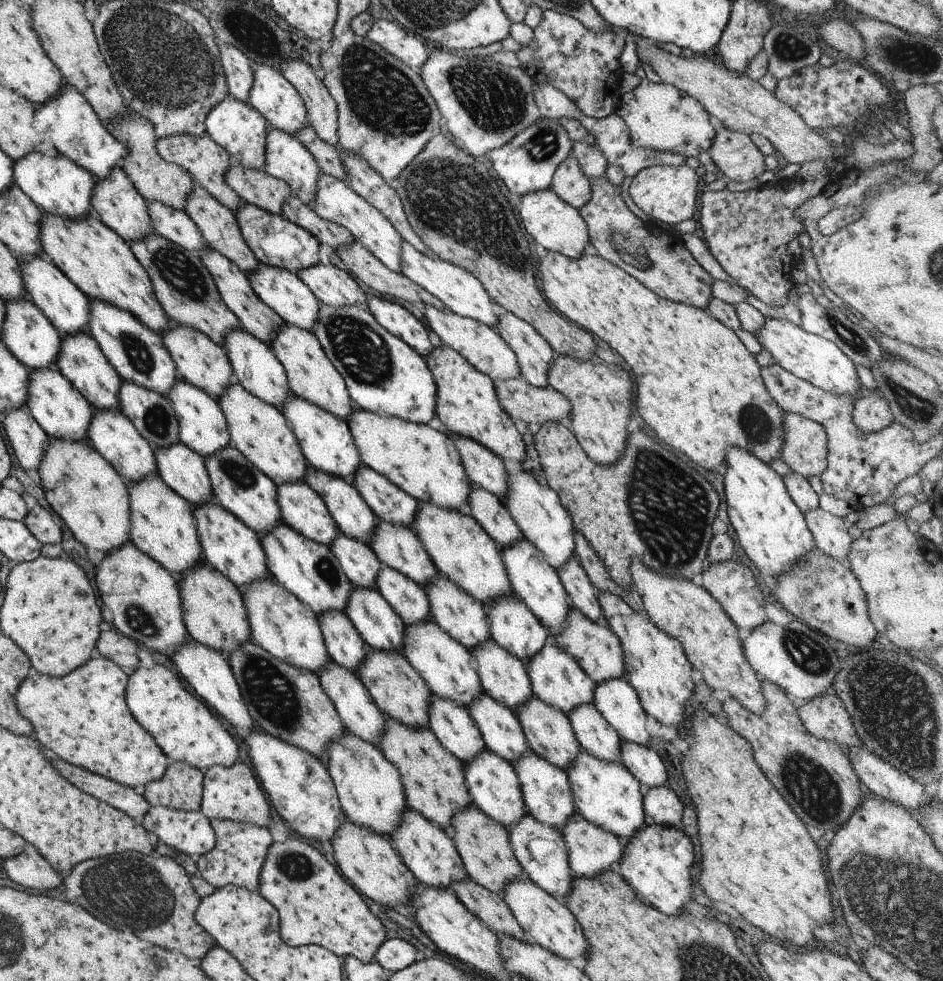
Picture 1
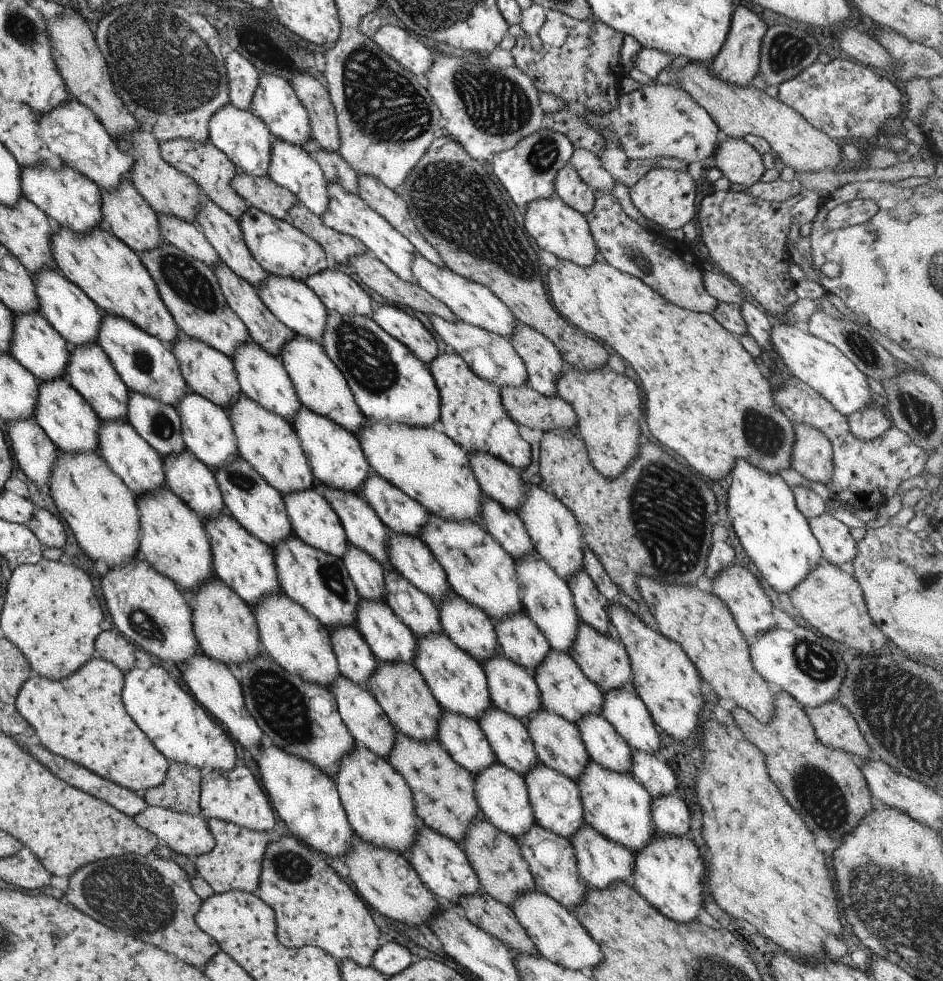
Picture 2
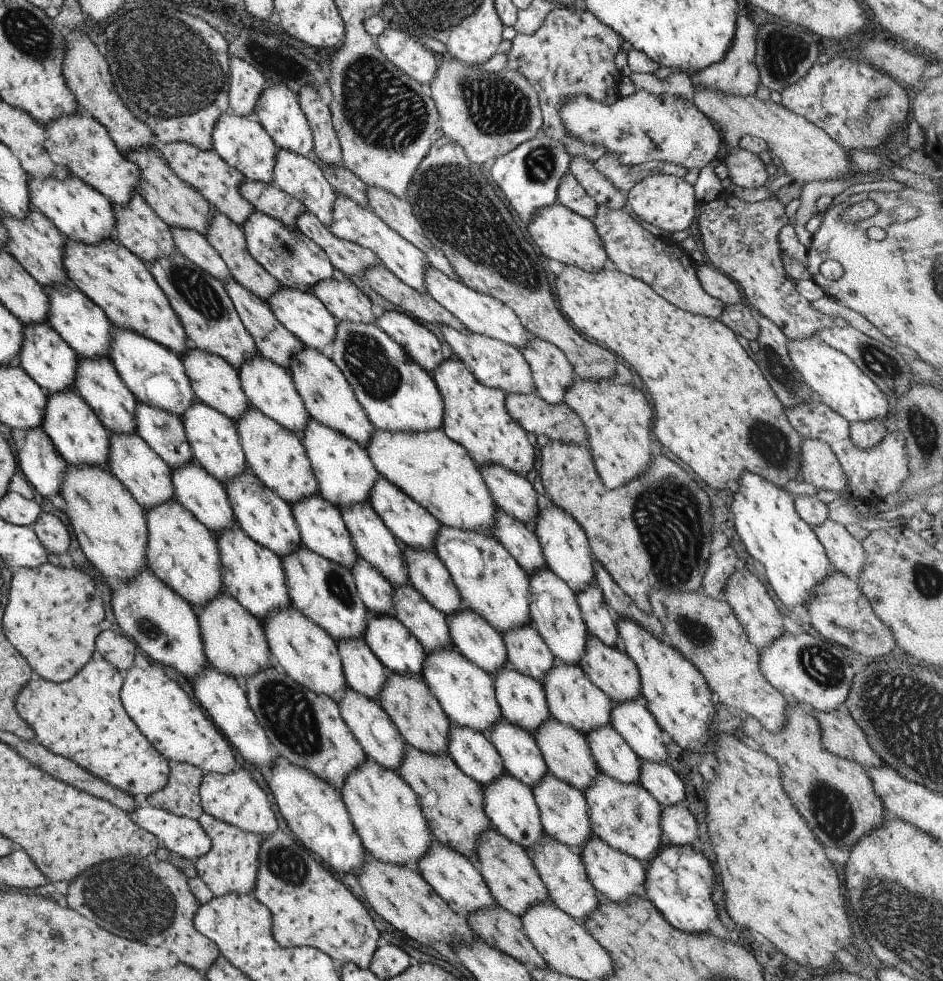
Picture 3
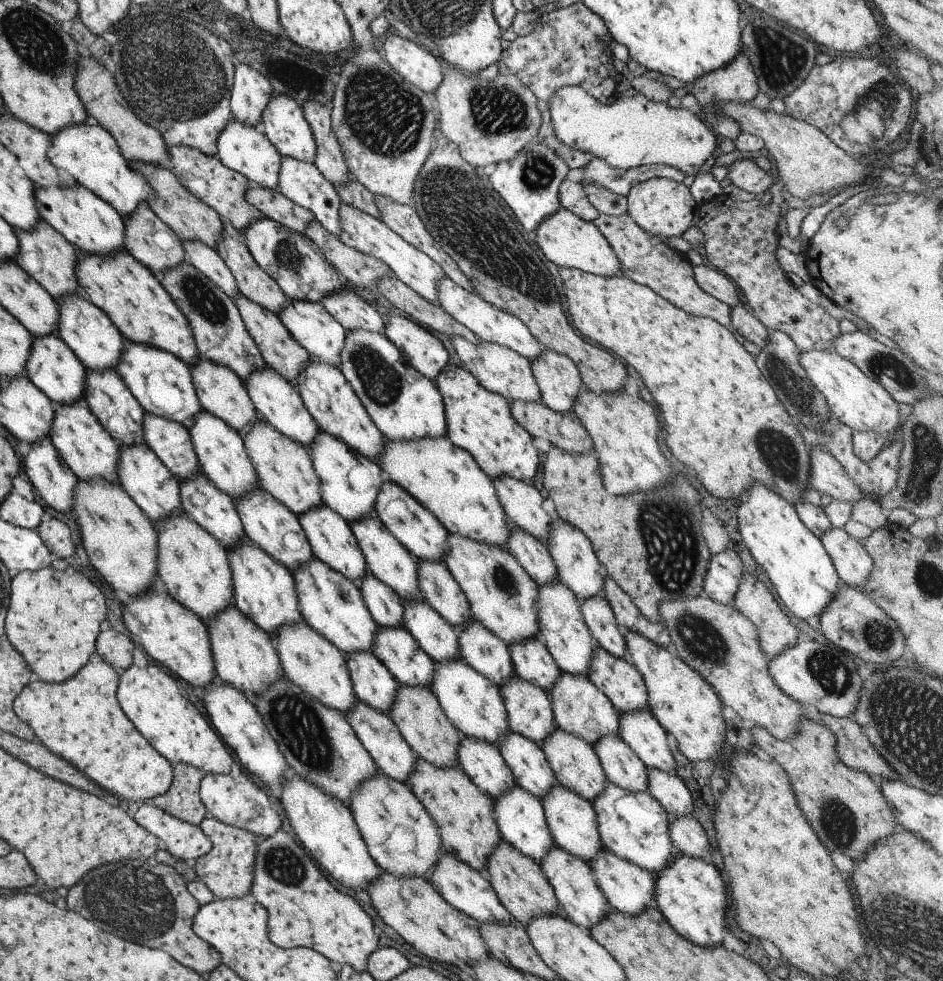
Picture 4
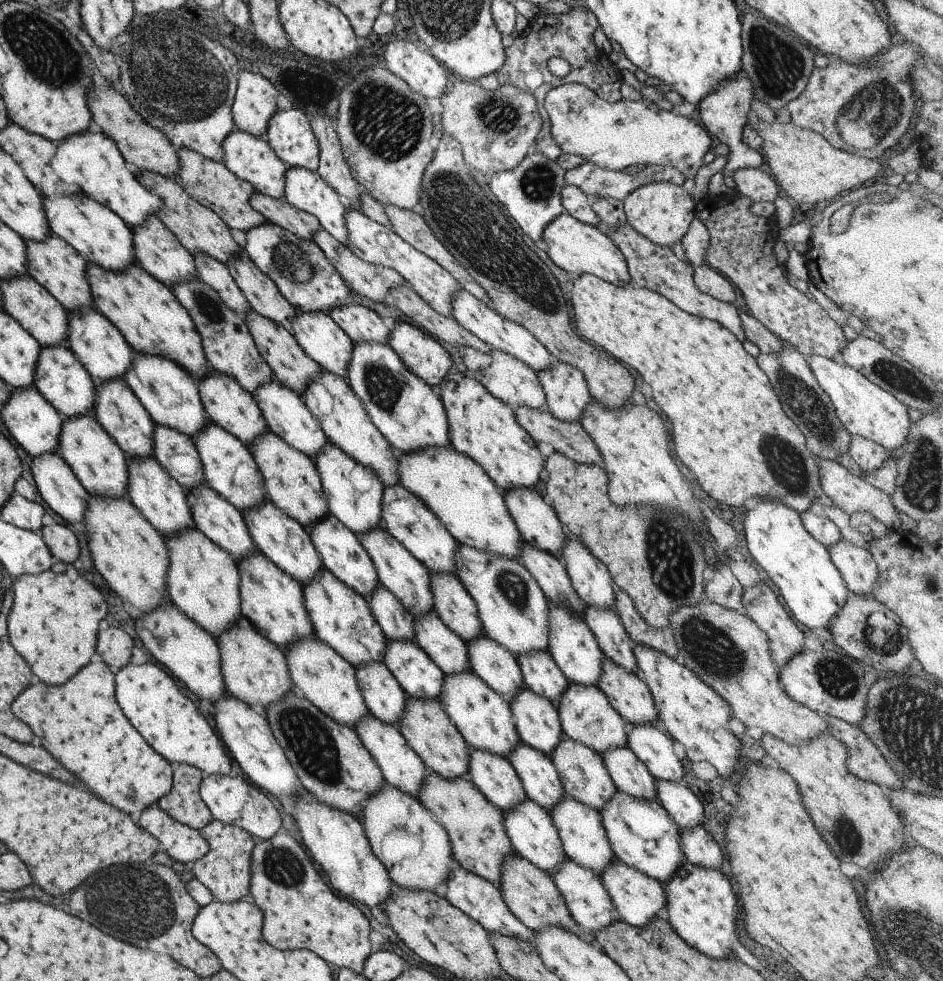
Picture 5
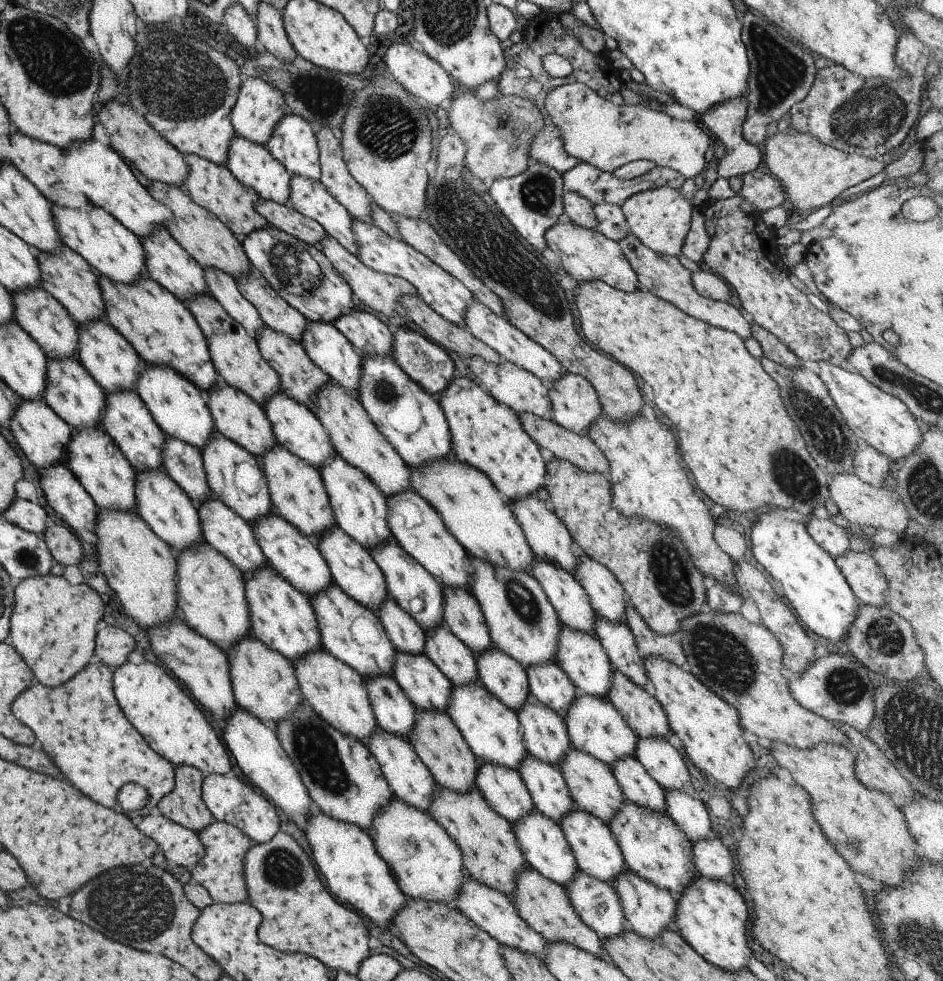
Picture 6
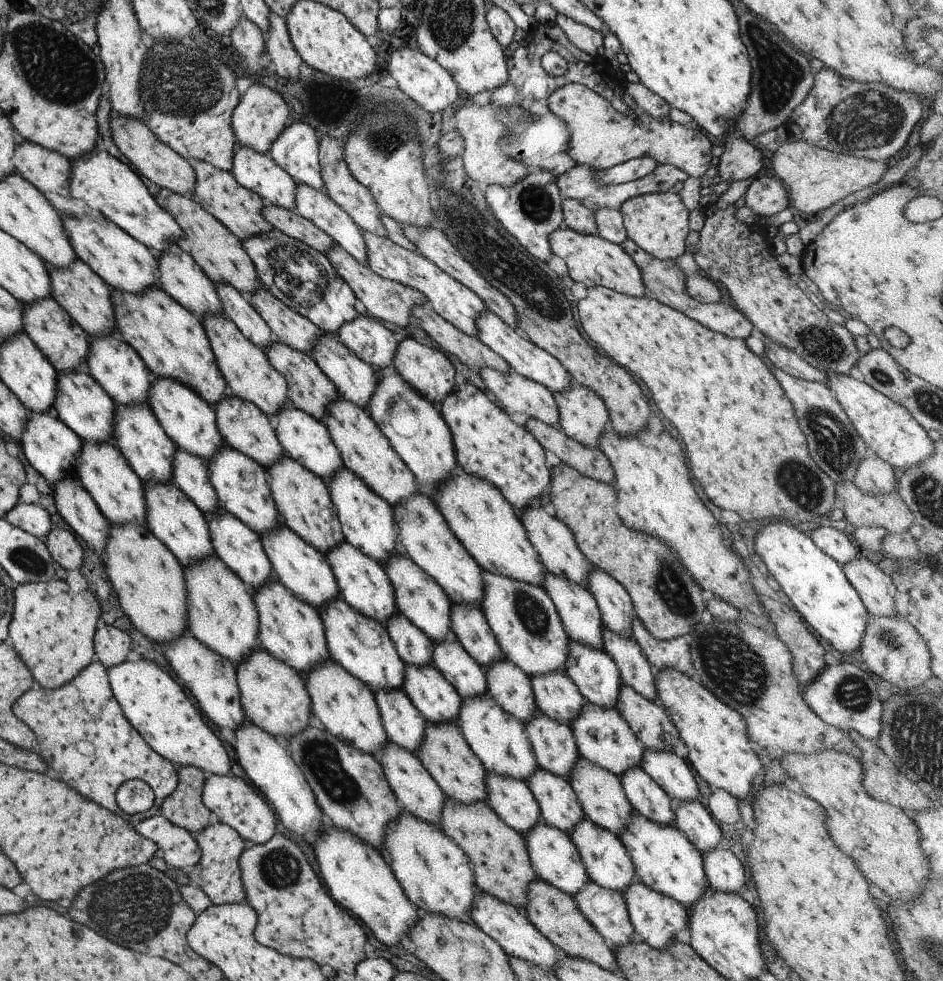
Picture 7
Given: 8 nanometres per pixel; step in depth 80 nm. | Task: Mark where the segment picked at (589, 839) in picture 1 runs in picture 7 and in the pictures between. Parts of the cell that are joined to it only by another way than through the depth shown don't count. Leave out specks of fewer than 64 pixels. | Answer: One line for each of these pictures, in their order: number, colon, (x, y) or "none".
2: (600, 863)
3: (614, 875)
4: (628, 889)
5: (637, 898)
6: (648, 909)
7: (655, 918)

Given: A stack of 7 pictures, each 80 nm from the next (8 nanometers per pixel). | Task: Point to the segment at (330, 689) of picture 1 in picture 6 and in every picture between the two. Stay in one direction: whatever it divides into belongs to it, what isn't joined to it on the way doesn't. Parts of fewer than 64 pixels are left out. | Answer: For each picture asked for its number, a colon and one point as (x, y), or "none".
2: (365, 721)
3: (379, 739)
4: (378, 735)
5: (400, 767)
6: (408, 779)

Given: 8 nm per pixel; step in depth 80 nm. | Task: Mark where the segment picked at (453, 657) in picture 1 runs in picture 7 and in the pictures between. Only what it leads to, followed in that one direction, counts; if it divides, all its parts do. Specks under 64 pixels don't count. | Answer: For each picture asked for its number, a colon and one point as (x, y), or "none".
2: (457, 682)
3: (465, 694)
4: (470, 702)
5: (483, 718)
6: (491, 730)
7: (498, 740)

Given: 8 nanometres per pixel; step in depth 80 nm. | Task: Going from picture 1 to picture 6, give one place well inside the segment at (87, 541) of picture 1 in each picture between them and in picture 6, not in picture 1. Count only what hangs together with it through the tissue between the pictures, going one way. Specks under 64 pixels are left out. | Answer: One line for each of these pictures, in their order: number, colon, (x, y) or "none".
2: (101, 512)
3: (110, 528)
4: (121, 543)
5: (129, 554)
6: (139, 567)

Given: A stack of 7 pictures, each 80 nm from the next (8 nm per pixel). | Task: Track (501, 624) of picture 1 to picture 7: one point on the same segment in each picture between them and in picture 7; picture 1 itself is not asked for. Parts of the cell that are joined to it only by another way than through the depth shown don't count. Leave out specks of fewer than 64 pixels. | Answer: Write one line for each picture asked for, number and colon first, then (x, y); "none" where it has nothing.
2: (520, 641)
3: (526, 652)
4: (531, 661)
5: (539, 673)
6: (548, 684)
7: (555, 695)

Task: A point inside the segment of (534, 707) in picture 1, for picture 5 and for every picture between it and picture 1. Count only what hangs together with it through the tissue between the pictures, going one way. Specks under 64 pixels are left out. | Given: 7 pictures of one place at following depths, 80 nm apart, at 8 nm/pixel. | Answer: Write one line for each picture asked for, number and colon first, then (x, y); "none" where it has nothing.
2: (557, 743)
3: (565, 753)
4: (575, 766)
5: (583, 775)

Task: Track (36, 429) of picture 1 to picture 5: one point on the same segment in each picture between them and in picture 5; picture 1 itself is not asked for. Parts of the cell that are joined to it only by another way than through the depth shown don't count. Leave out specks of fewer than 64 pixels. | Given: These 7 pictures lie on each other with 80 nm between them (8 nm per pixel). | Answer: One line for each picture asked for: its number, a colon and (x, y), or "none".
2: (35, 455)
3: (43, 468)
4: (51, 480)
5: (58, 487)

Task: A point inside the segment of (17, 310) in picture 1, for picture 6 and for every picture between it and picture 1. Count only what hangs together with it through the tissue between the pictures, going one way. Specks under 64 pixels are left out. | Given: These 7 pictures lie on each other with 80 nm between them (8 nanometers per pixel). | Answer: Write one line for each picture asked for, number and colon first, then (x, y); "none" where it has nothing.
2: (36, 347)
3: (50, 363)
4: (51, 367)
5: (58, 375)
6: (70, 392)

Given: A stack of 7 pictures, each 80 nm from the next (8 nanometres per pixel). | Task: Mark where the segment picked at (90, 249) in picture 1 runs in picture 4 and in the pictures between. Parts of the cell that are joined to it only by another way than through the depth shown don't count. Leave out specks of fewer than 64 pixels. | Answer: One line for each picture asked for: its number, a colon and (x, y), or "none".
2: (111, 275)
3: (117, 282)
4: (131, 297)

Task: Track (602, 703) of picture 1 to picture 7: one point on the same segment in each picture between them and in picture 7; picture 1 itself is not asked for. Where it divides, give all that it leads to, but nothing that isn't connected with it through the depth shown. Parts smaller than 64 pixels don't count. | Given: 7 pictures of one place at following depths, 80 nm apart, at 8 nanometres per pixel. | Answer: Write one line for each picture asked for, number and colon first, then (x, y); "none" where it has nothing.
2: (622, 709)
3: (632, 721)
4: (639, 731)
5: (646, 741)
6: (660, 760)
7: (669, 771)

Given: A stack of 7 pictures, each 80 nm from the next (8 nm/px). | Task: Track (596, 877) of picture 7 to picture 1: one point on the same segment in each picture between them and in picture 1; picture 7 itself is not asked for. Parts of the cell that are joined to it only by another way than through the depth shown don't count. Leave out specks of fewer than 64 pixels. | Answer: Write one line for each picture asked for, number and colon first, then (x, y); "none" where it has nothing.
1: (547, 796)
2: (554, 799)
3: (563, 812)
4: (572, 823)
5: (579, 828)
6: (596, 853)

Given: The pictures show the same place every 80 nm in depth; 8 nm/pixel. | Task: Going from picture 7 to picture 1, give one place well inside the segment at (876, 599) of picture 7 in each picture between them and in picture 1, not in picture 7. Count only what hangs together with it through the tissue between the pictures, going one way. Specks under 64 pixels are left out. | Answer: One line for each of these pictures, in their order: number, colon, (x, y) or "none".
1: (830, 537)
2: (837, 547)
3: (846, 556)
4: (852, 564)
5: (856, 566)
6: (865, 579)

